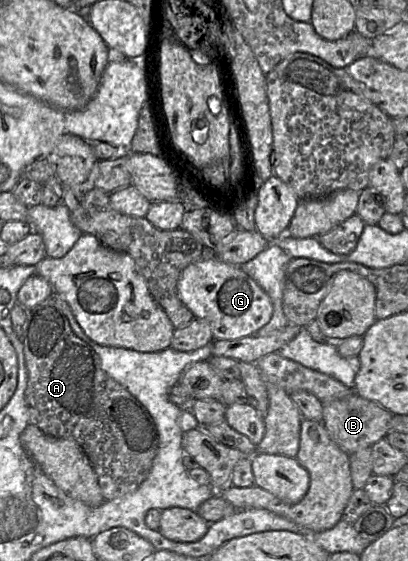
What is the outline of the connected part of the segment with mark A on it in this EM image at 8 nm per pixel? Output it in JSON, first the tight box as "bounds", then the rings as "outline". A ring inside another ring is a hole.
{"bounds":[23,293,159,500],"outline":[[[54,293],[28,310],[23,345],[28,371],[25,403],[29,424],[52,437],[73,438],[90,460],[105,500],[135,491],[149,475],[158,450],[159,435],[155,421],[134,395],[102,369],[95,350],[75,335],[68,318],[54,299]]]}

